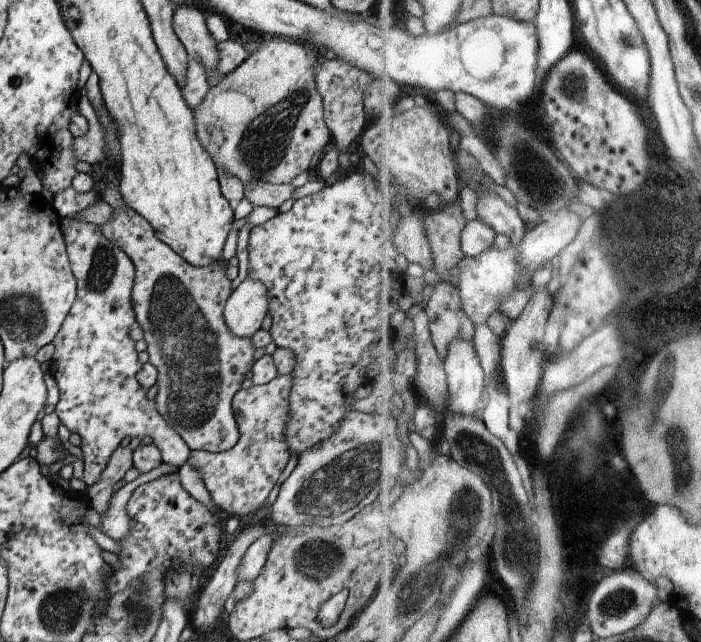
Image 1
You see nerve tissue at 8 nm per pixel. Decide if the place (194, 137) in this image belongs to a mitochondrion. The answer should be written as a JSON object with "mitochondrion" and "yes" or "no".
{"mitochondrion":"no"}

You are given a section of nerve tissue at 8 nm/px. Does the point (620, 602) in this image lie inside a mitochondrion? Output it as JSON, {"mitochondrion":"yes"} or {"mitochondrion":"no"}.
{"mitochondrion":"yes"}

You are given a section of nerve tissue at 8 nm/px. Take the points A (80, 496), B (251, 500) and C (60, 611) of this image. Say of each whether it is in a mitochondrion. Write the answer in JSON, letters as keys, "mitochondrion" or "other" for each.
{"A":"other","B":"other","C":"mitochondrion"}

